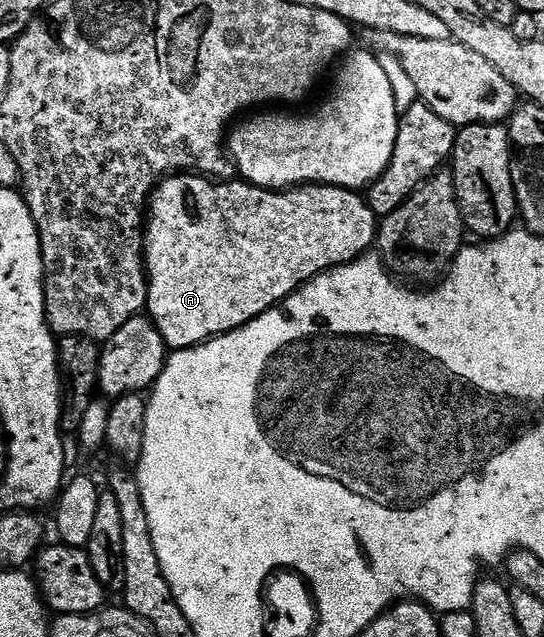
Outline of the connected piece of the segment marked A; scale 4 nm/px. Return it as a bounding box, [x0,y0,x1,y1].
[144,171,379,350]

